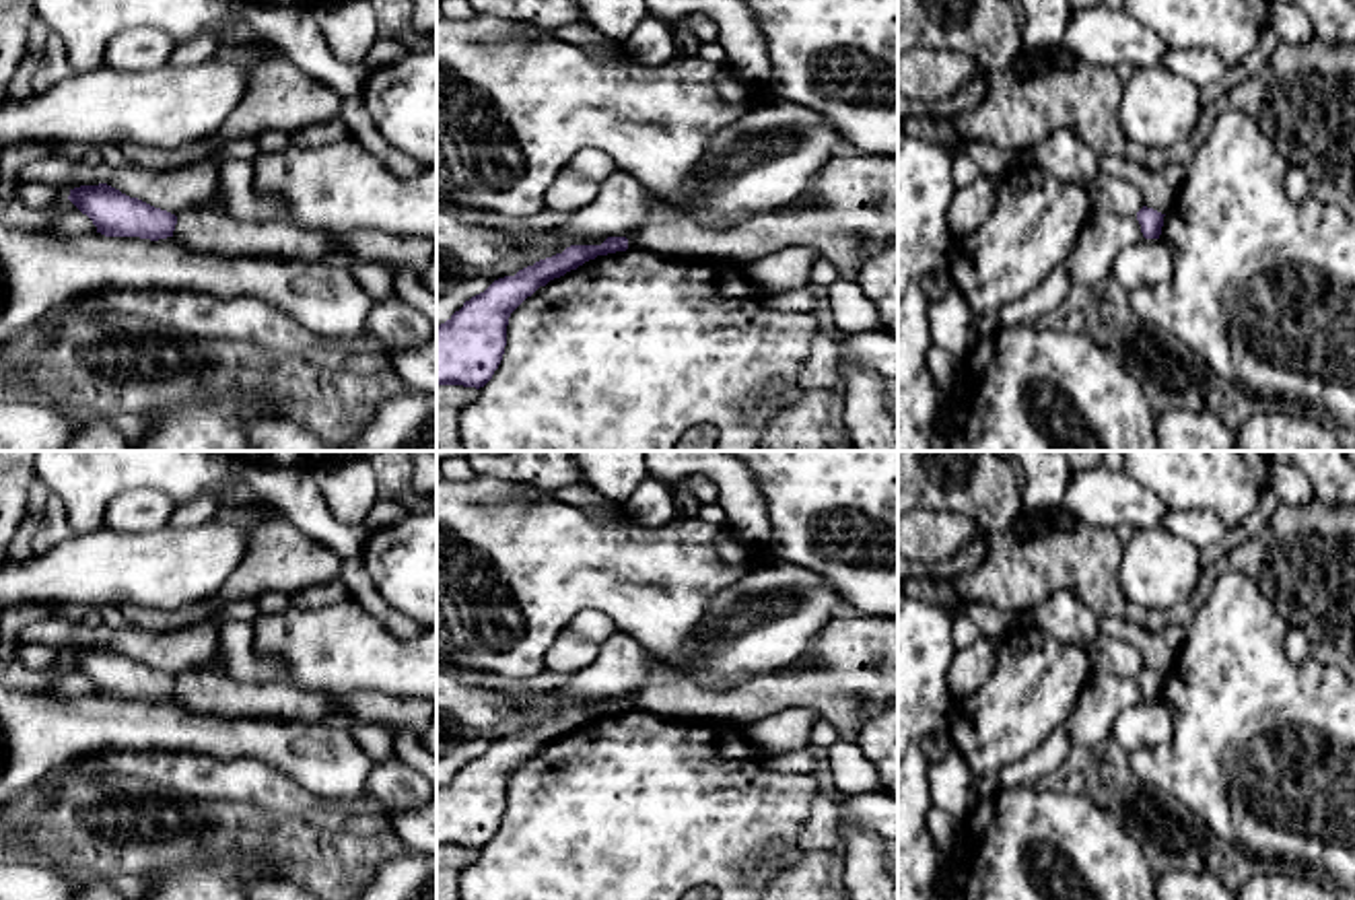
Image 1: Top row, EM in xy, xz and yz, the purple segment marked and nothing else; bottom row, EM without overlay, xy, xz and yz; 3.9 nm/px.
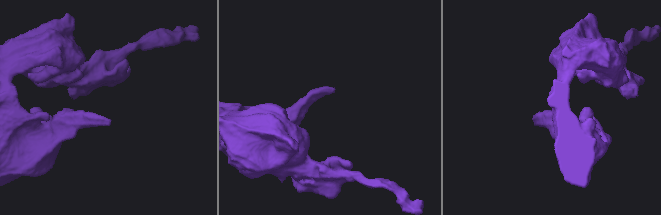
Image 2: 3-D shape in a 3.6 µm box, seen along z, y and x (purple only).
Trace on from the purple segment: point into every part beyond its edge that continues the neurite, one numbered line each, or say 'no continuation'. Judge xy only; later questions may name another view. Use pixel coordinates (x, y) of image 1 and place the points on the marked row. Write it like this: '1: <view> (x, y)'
1: xy (202, 229)

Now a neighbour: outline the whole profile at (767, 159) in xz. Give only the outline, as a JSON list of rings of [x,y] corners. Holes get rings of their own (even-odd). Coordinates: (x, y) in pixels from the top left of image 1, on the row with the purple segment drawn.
[[[766,86],[760,101],[745,115],[727,124],[710,138],[706,159],[688,181],[690,206],[669,206],[645,194],[645,220],[634,231],[618,237],[626,237],[630,249],[636,245],[636,231],[653,220],[694,220],[702,227],[727,229],[756,216],[778,214],[785,206],[797,202],[811,189],[813,179],[832,159],[850,150],[855,148],[820,113],[780,97]]]

